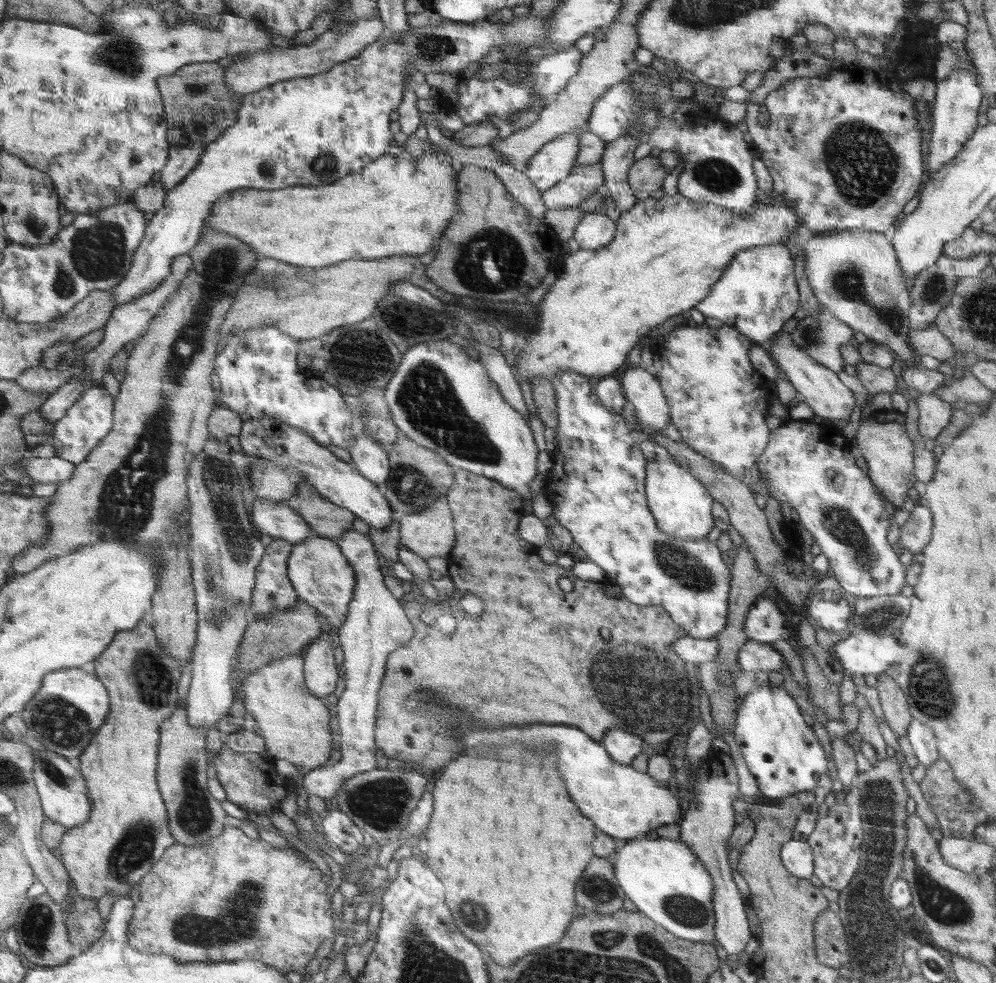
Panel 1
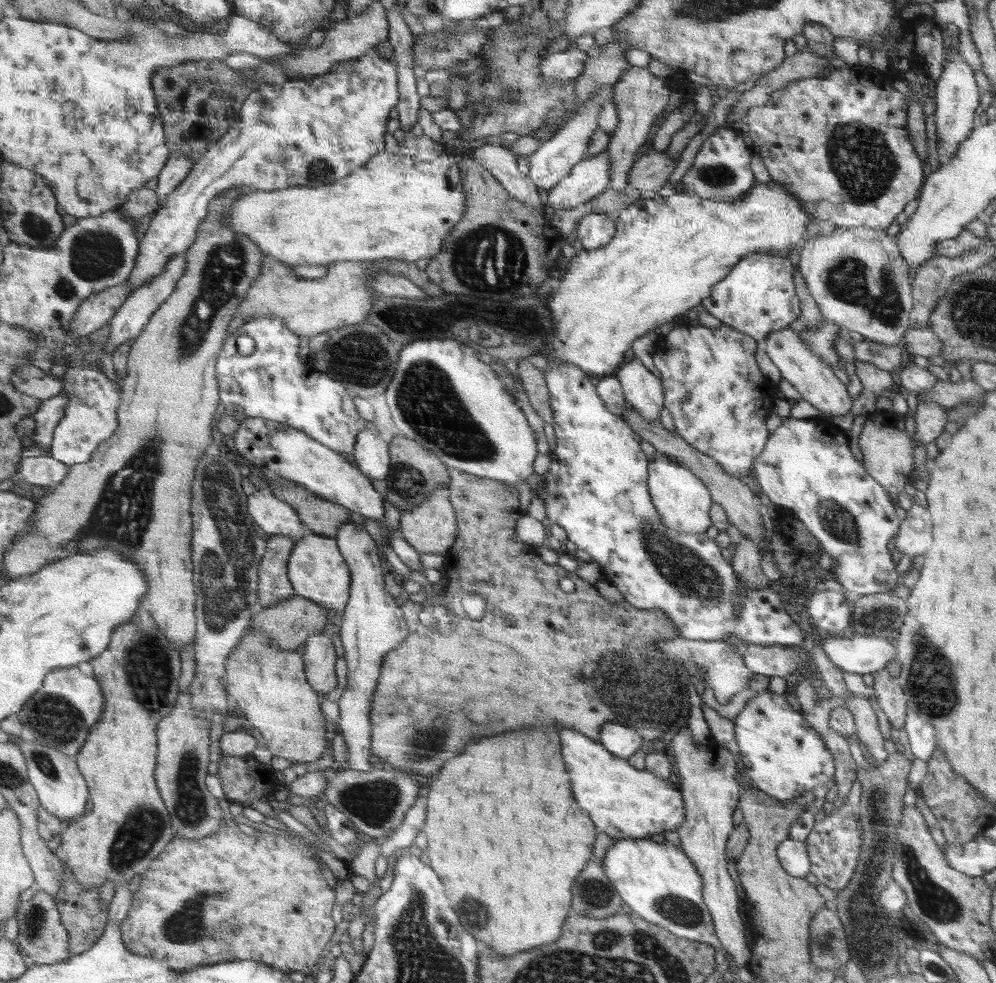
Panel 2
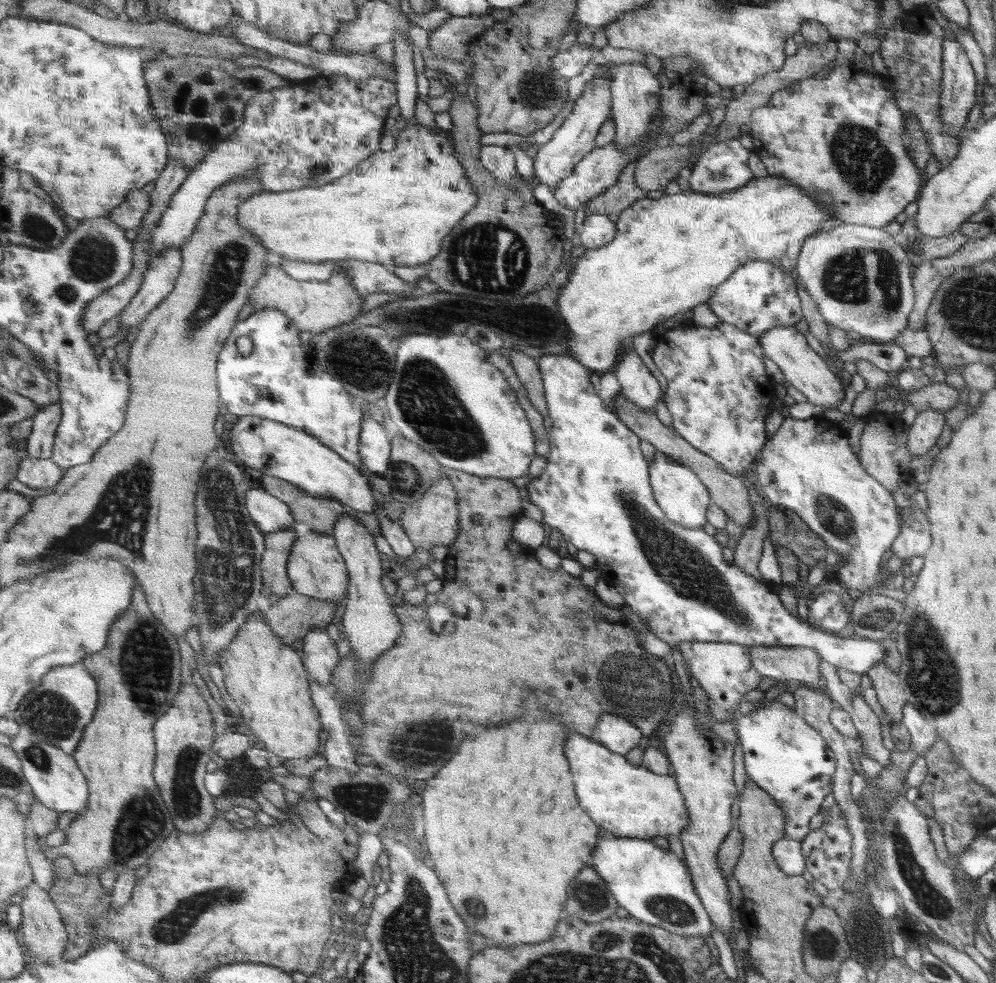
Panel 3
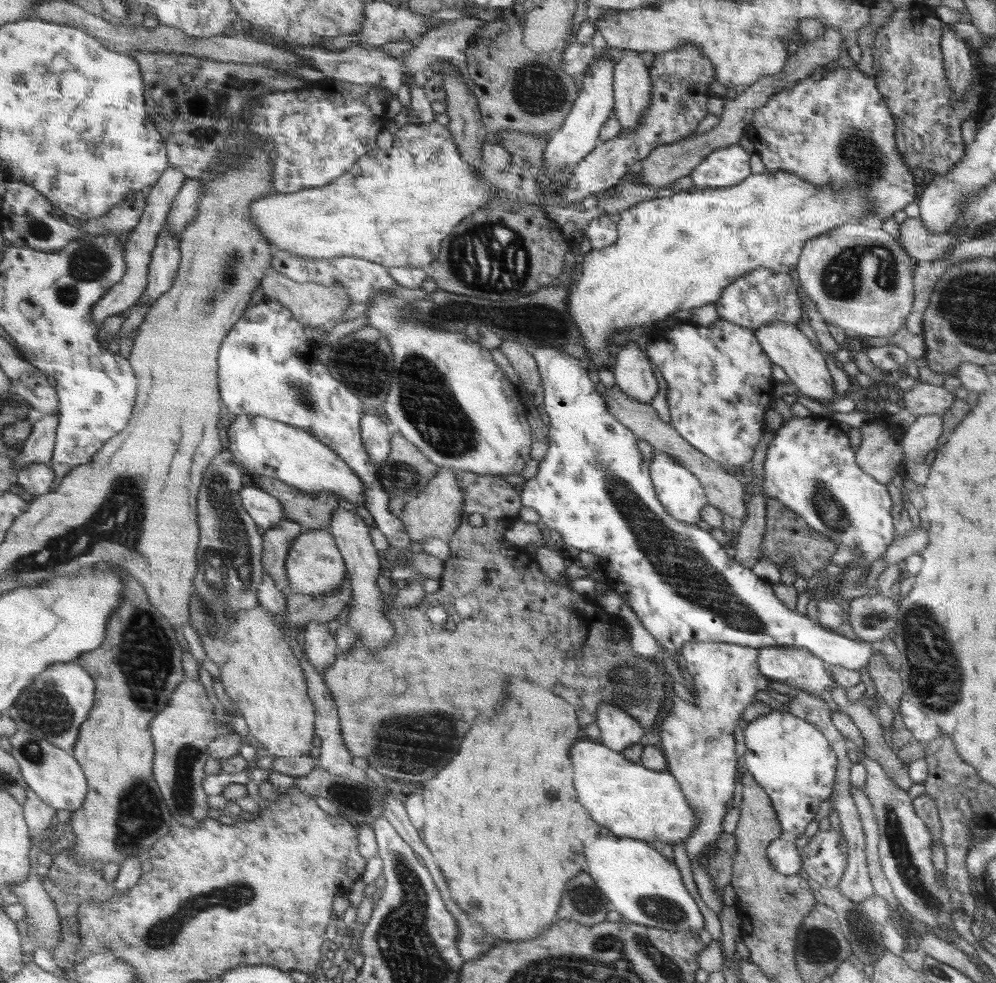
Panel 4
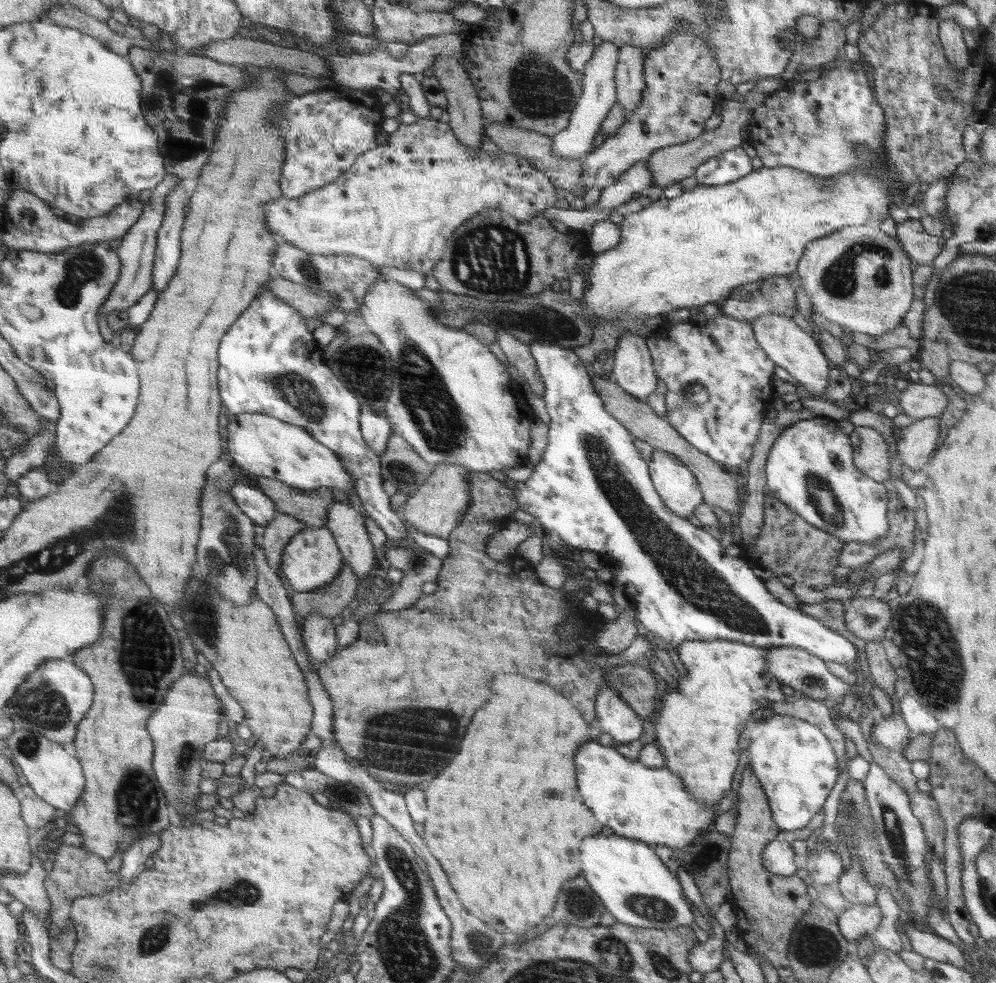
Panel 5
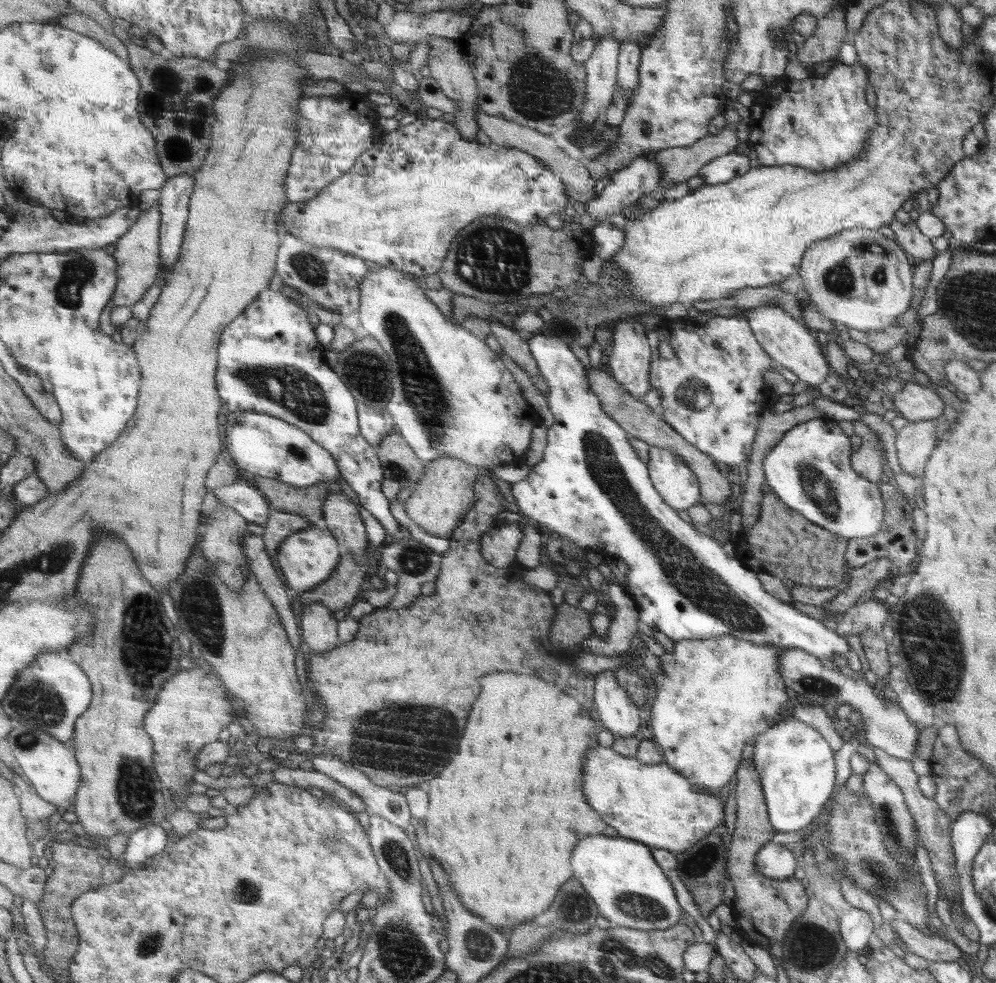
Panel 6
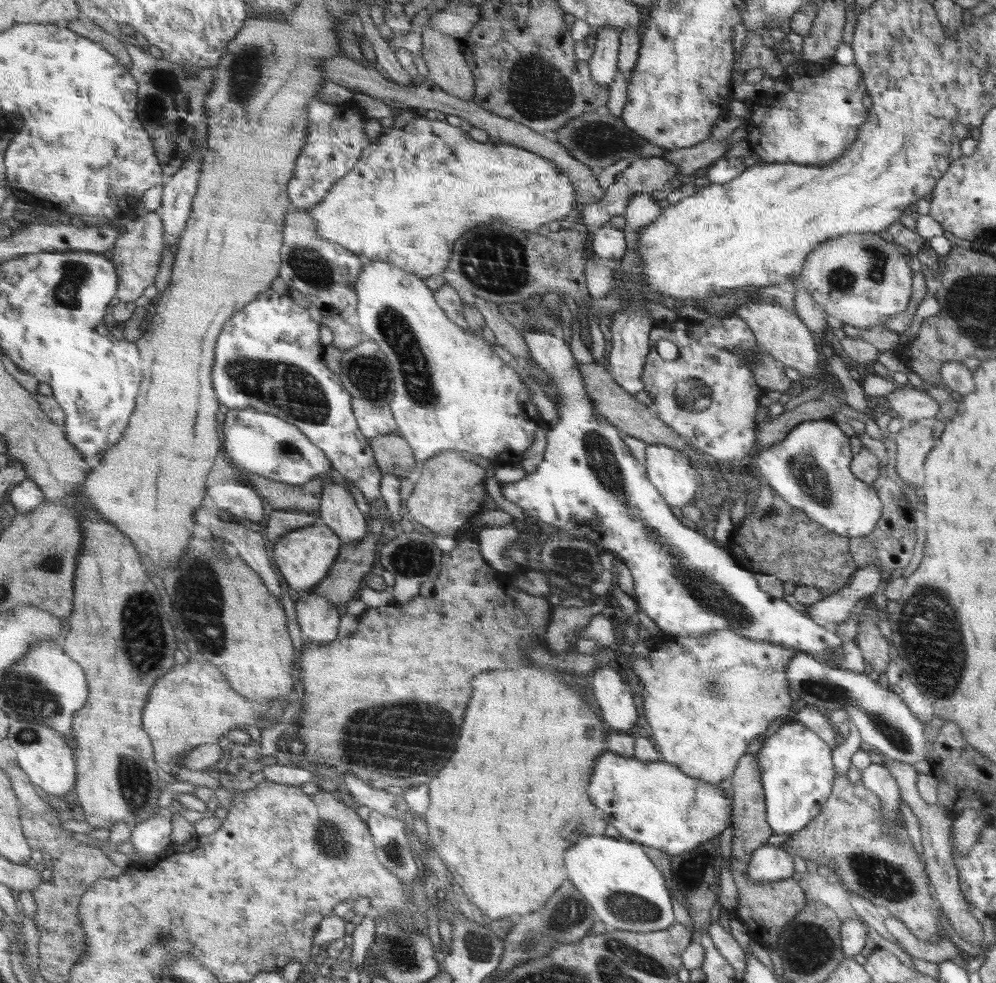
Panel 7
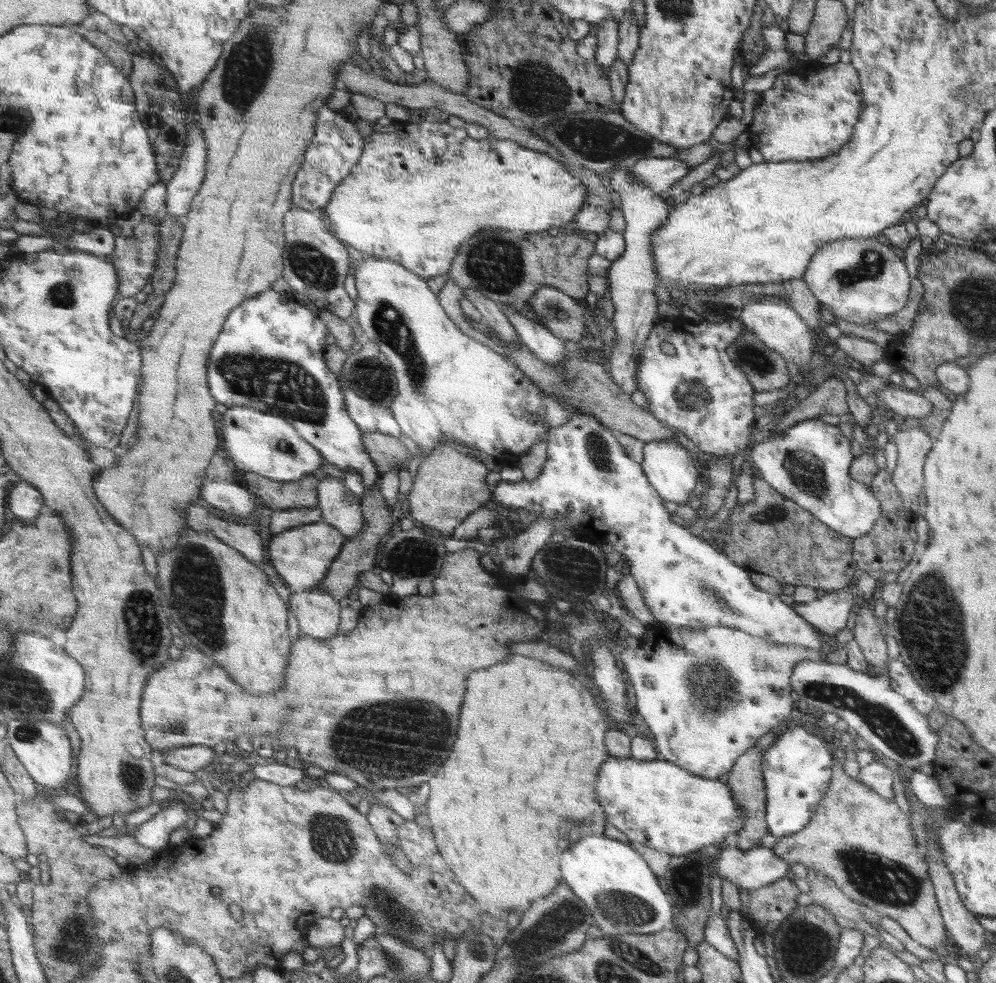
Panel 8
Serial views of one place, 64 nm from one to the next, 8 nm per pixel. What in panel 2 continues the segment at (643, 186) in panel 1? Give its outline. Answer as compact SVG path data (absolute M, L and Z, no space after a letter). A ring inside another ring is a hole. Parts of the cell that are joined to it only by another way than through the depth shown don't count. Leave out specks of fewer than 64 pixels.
M650 150L645 155L637 157L631 170L629 171L629 184L638 190L658 191L668 184L670 175L675 171L678 162L673 161L671 156L665 151Z

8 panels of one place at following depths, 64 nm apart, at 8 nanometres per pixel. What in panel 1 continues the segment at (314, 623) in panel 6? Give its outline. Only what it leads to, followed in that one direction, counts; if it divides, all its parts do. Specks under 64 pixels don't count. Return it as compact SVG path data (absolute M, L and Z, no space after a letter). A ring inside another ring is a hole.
M320 638L309 643L305 654L305 675L309 691L326 698L334 692L339 672L334 666L334 652L328 641Z

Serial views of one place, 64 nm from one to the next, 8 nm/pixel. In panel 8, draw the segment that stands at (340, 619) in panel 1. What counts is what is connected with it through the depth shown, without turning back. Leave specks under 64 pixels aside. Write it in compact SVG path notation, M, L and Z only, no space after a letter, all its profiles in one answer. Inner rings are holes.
M319 521L274 535L267 552L275 571L286 582L286 587L290 592L298 593L320 584L328 574L334 559L340 554L345 541L346 537L336 528Z

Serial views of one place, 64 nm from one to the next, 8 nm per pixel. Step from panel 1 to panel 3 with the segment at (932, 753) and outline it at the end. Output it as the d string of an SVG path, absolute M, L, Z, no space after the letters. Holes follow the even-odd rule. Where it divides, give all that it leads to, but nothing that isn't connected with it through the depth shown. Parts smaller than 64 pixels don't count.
M907 702L903 706L901 722L908 729L911 738L911 747L918 756L924 756L932 743L939 741L938 734L930 722L926 722L915 706Z

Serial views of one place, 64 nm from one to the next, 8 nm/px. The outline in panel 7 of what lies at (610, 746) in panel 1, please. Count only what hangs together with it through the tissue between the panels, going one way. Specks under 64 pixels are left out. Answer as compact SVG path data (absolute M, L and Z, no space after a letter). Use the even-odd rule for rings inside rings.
M600 666L591 676L598 708L606 724L610 725L610 730L614 733L631 734L640 716L637 697L630 694L631 690L626 686L620 672L610 666Z

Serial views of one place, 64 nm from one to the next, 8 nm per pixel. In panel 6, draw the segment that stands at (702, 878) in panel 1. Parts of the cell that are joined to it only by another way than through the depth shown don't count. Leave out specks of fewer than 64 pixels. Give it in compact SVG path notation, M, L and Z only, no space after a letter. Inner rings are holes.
M588 836L574 848L574 880L589 893L601 909L601 916L613 927L642 931L666 931L680 920L672 884L654 864L648 846L624 837Z

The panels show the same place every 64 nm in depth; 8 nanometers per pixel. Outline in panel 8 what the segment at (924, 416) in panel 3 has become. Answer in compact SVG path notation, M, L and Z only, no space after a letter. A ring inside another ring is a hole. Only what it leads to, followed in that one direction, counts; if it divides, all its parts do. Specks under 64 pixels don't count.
M921 427L898 430L891 439L898 447L898 462L891 480L903 502L903 509L917 517L920 508L918 494L922 490L922 466L925 466L926 454L933 449L934 439Z

